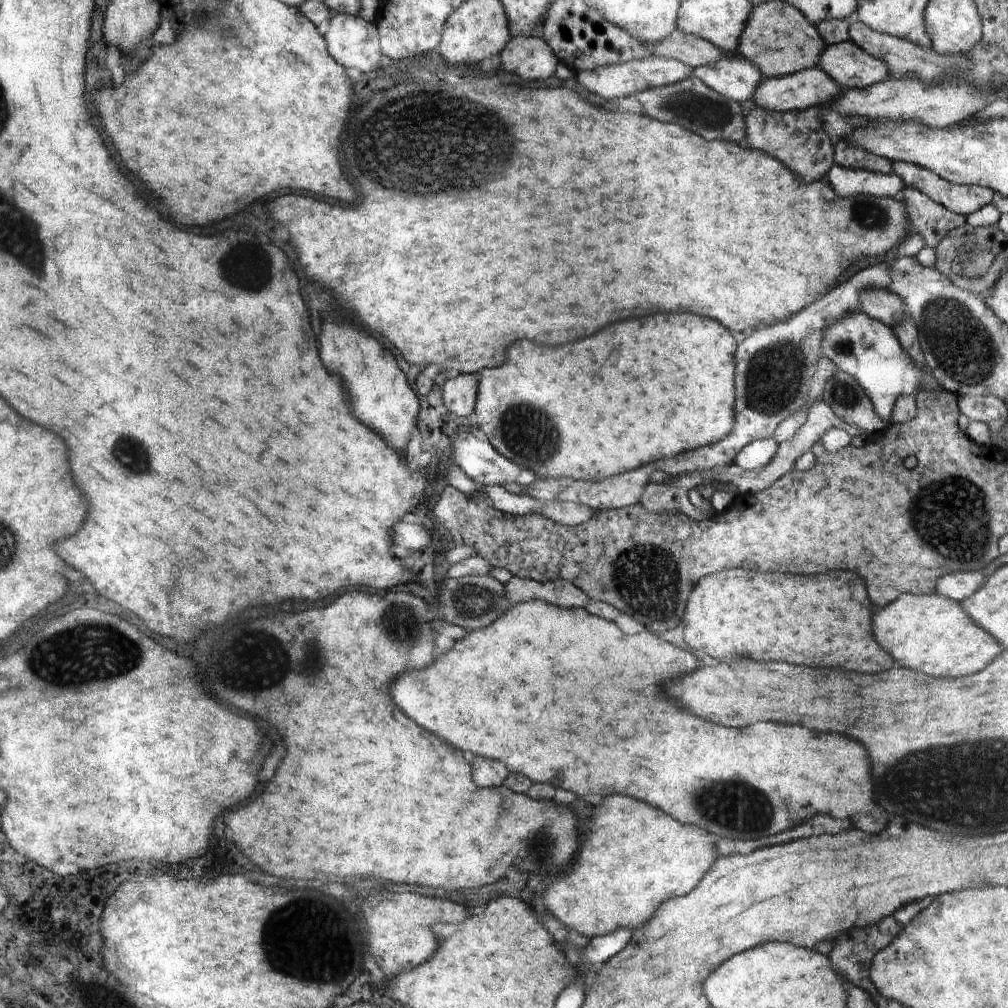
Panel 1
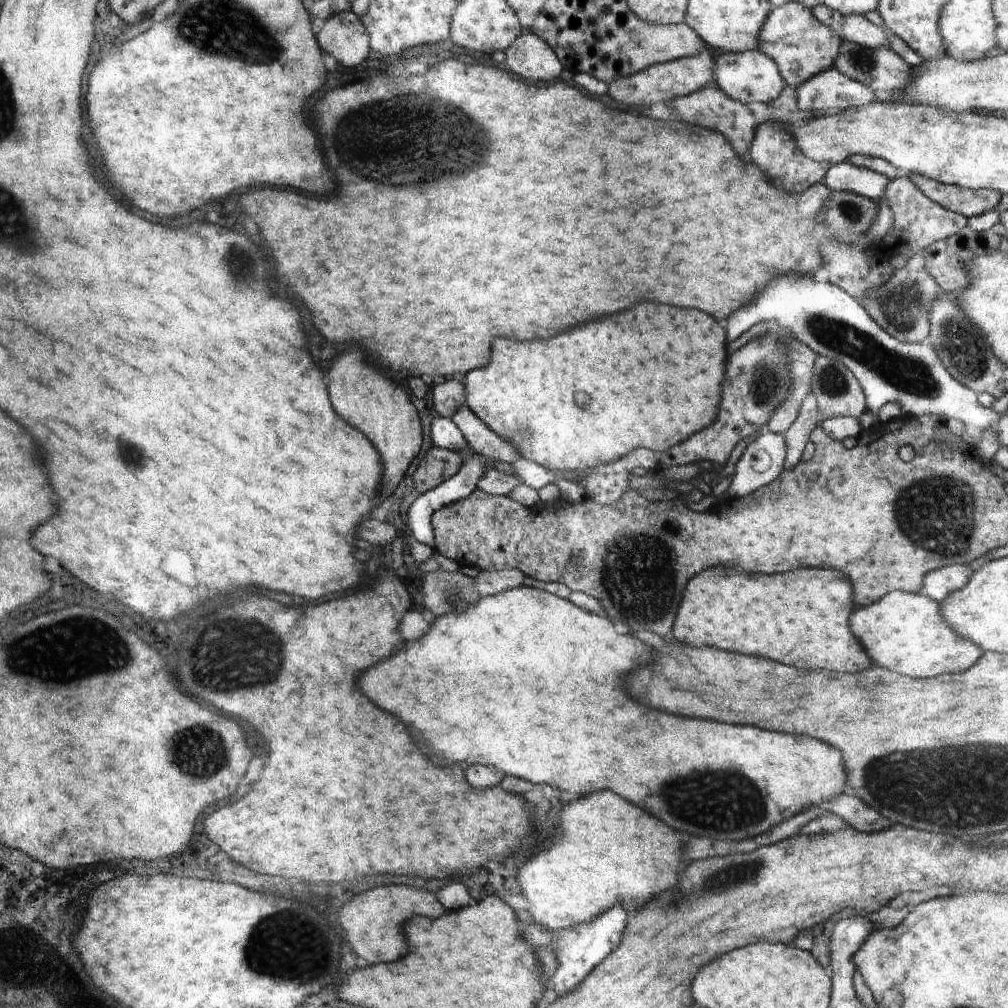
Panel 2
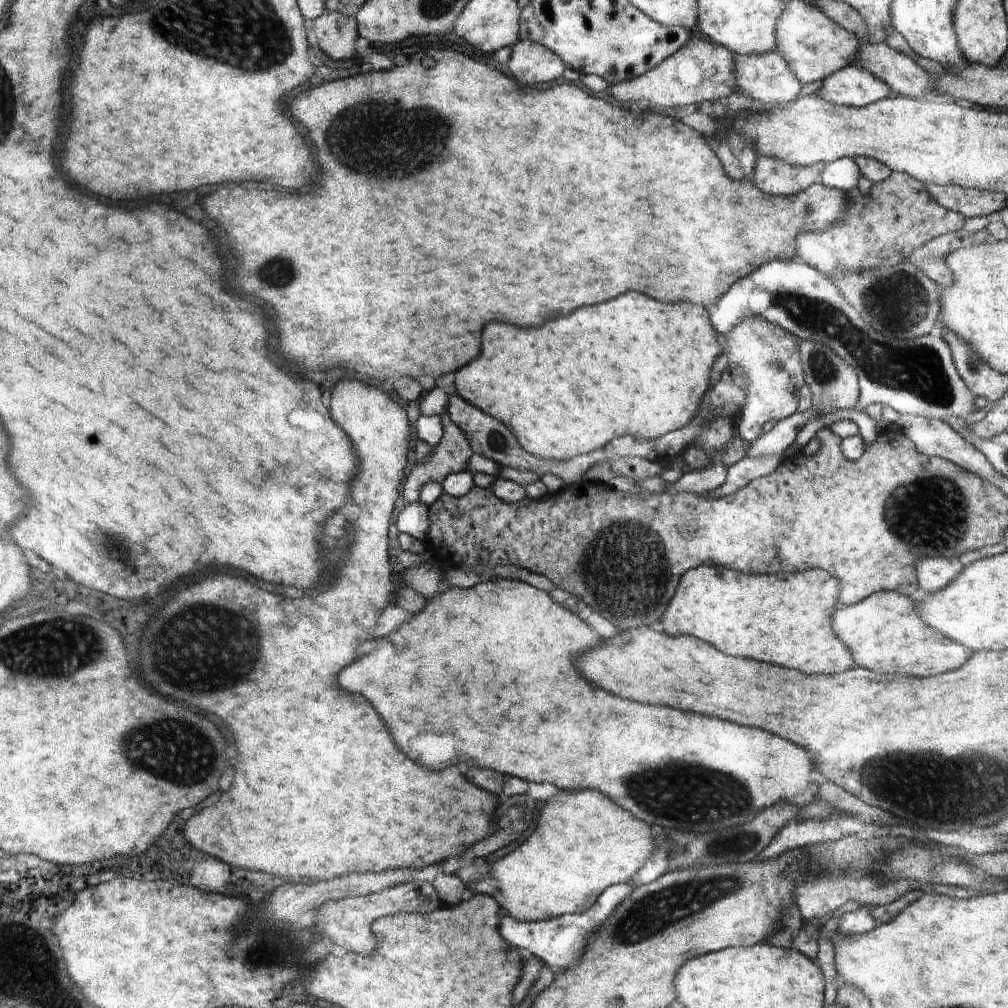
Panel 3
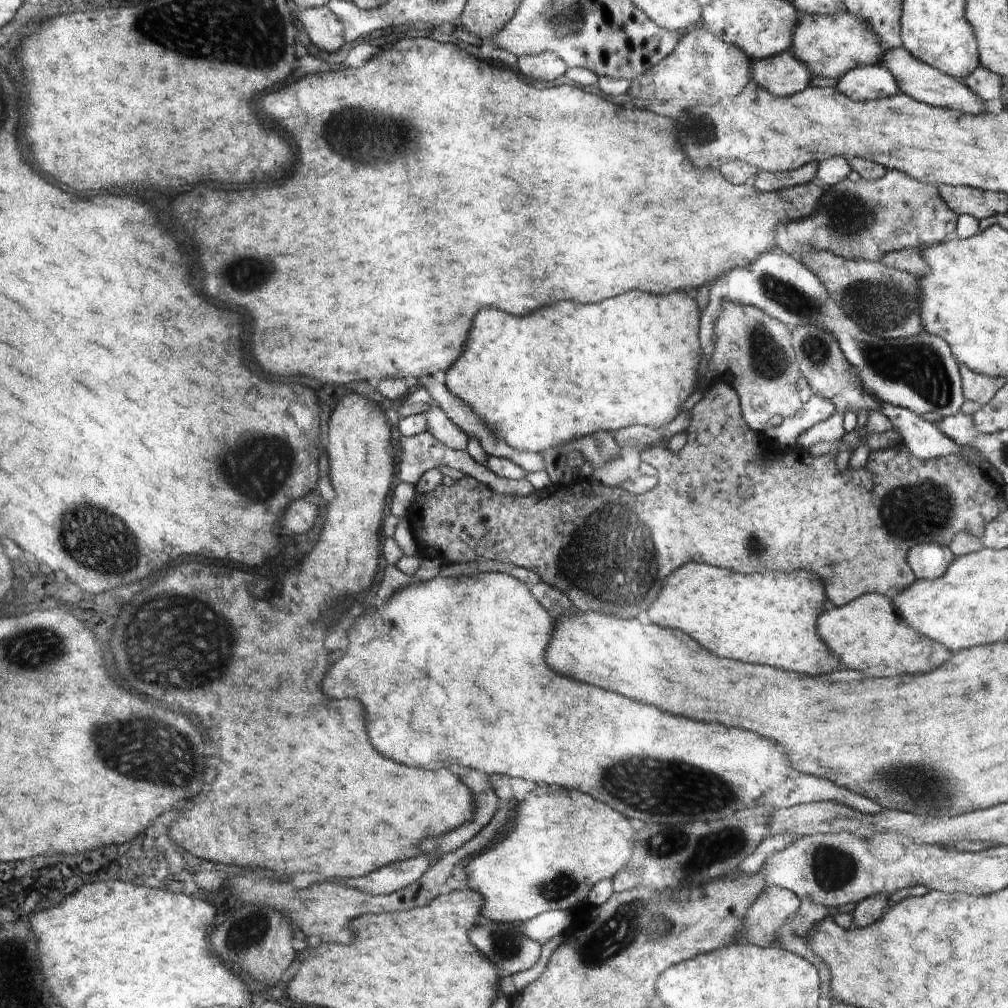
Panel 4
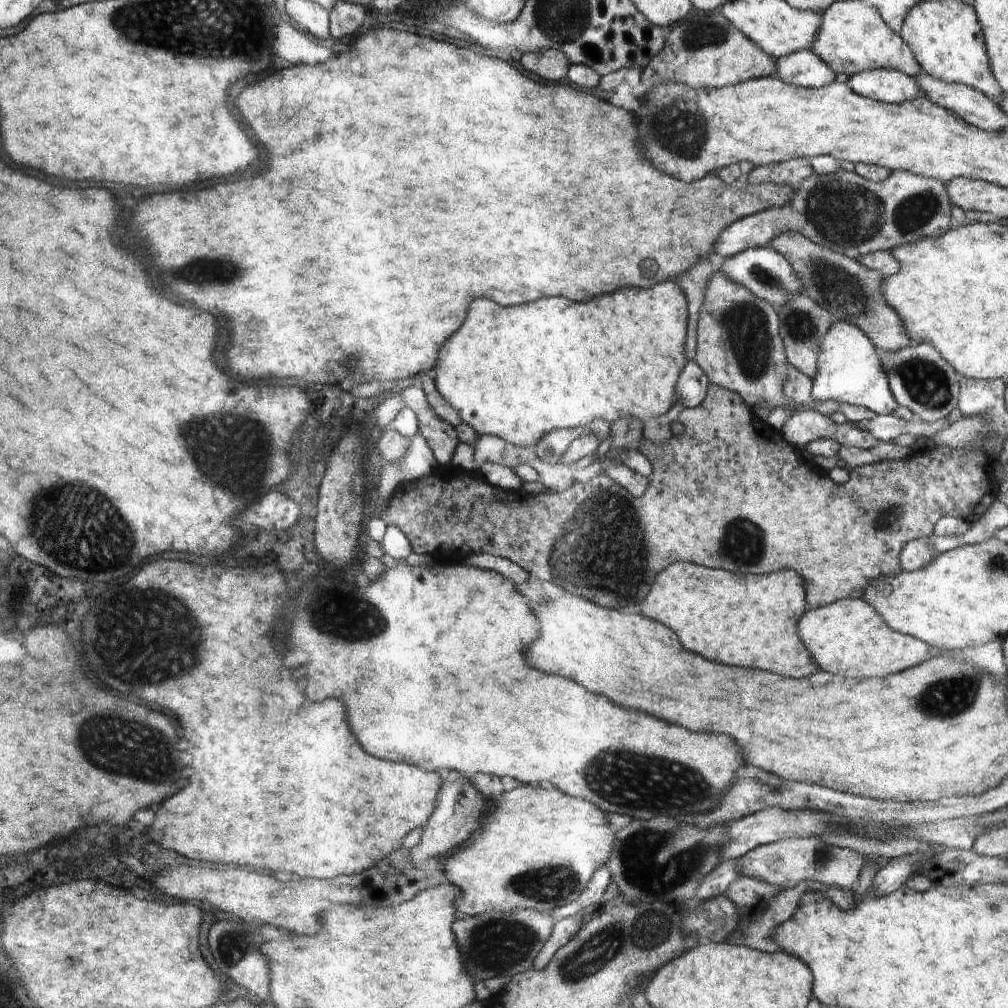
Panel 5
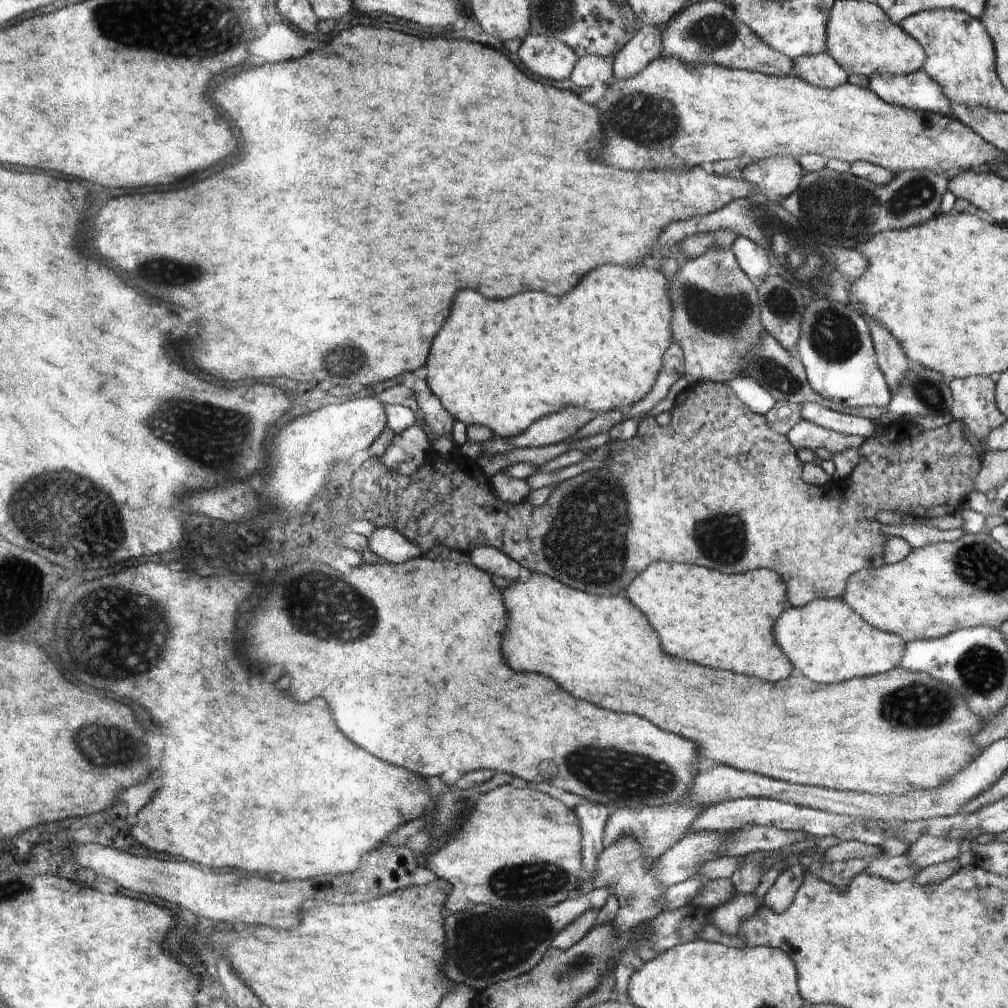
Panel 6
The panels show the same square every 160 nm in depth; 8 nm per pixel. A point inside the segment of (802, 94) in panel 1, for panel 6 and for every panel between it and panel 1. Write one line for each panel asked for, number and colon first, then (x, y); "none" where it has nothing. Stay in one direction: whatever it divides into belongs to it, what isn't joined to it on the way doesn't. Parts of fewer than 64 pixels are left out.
2: (831, 90)
3: (853, 86)
4: (871, 82)
5: (890, 85)
6: (917, 91)

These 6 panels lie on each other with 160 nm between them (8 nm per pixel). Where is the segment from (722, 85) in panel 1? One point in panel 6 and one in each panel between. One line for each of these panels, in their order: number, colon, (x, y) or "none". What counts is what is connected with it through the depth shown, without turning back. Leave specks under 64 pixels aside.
2: (751, 76)
3: (768, 78)
4: (785, 74)
5: (806, 69)
6: (821, 70)

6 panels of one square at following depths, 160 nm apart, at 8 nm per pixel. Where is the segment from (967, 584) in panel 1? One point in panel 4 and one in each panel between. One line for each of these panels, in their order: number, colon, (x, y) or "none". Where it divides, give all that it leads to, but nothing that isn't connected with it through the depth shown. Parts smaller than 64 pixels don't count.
2: (941, 583)
3: (934, 573)
4: (929, 561)

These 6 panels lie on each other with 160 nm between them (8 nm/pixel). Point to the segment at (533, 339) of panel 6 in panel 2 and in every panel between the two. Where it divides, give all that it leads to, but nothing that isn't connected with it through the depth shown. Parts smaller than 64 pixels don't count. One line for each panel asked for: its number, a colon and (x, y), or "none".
2: (643, 379)
3: (635, 366)
4: (564, 372)
5: (517, 373)

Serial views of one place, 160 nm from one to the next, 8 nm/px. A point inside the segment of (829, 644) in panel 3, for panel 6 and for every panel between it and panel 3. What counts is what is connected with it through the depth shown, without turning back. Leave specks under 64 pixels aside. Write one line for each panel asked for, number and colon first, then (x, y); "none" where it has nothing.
4: (772, 619)
5: (751, 621)
6: (727, 621)

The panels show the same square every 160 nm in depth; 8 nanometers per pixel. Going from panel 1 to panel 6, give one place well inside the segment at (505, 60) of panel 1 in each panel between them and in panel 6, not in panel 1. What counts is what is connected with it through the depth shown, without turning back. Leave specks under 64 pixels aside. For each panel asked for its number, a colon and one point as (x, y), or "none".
2: (530, 57)
3: (531, 62)
4: (548, 66)
5: (553, 65)
6: (548, 57)

